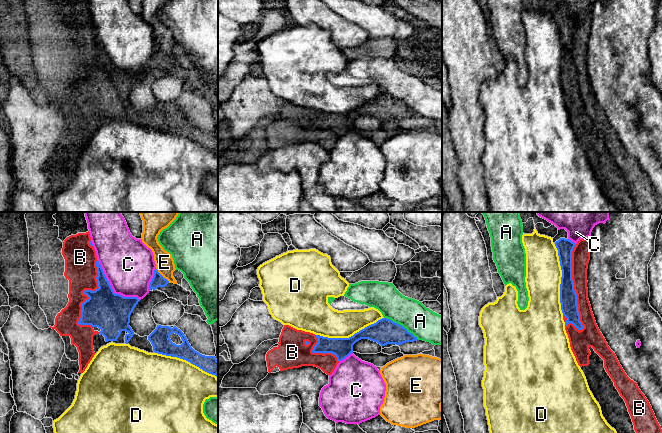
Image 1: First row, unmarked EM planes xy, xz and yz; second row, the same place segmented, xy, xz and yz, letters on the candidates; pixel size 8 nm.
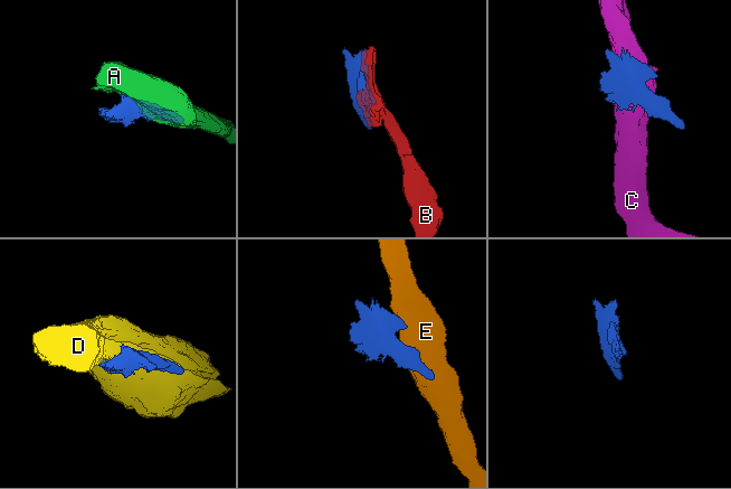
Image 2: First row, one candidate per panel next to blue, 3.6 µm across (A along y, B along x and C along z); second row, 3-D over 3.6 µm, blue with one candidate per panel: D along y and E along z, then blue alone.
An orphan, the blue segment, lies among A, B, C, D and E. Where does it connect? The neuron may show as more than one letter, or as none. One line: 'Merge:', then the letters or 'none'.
Merge: none

